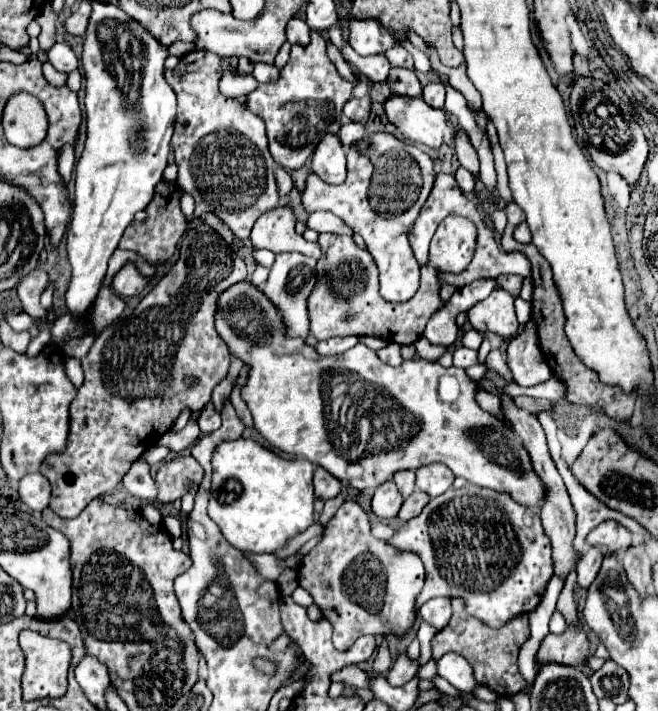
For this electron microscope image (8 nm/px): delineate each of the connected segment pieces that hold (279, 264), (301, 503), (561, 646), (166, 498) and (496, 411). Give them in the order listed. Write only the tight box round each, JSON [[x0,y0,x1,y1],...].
[[264,252,316,338],[208,440,314,552],[536,624,588,666],[156,456,202,504],[476,390,504,420]]

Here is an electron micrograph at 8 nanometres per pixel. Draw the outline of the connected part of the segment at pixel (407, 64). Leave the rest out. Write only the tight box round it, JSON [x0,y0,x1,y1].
[386,46,414,70]

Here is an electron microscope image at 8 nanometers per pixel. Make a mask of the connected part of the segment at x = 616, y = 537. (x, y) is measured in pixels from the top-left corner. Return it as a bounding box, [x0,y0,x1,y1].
[586,520,632,554]

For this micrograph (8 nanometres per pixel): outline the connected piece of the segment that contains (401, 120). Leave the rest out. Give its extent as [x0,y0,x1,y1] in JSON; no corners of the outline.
[386,96,446,150]

